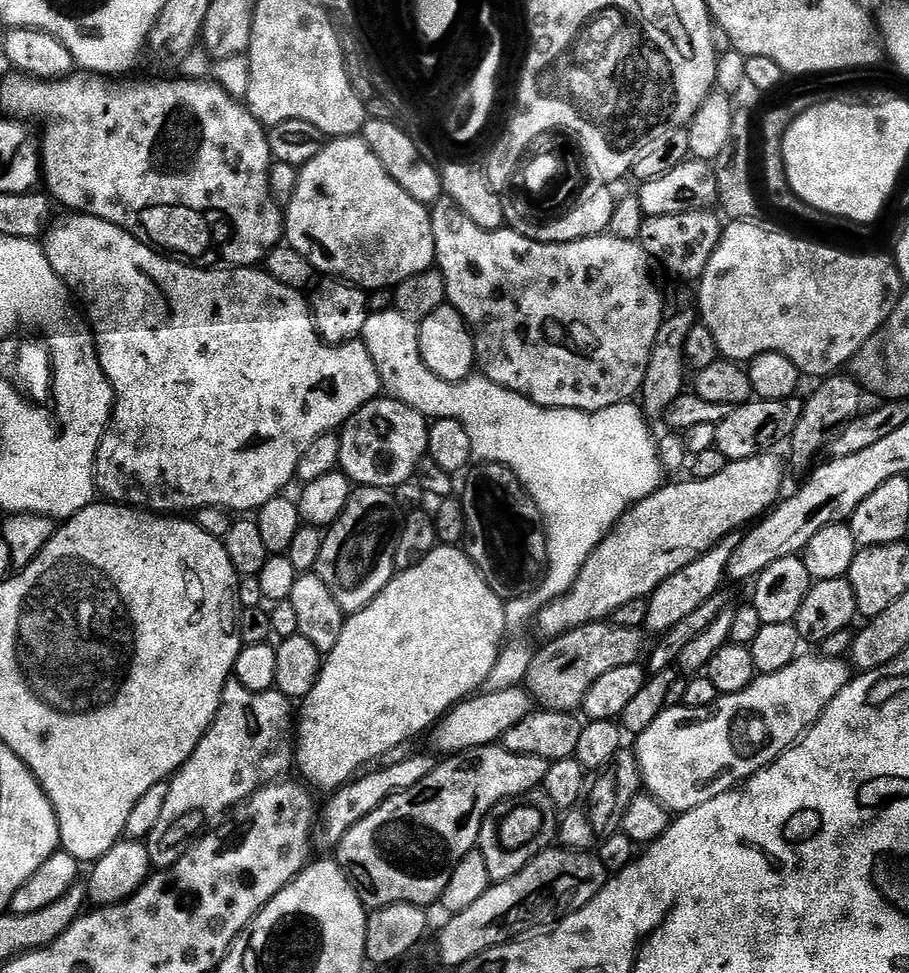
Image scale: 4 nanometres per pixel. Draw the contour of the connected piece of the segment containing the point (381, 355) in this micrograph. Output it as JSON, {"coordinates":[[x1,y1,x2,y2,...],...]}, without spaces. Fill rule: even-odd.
{"coordinates":[[395,310,371,313,364,327,362,339,366,350,370,350,370,358,374,358,374,366,378,370,381,389,383,389,391,399,401,400,406,406,418,410,432,422,438,420,460,420,462,426,466,426,466,434,470,434,470,446,472,447,473,457,475,457,477,461,485,464,500,464,503,468,509,468,509,470,520,479,522,486,528,491,533,502,536,503,536,508,540,512,540,518,544,525,544,534,548,538,548,567,544,574,544,581,540,583,529,596,507,601,506,611,509,621,516,622,516,620,528,619,528,621,531,621,533,617,539,613,540,609,546,607,551,600,557,600,558,597,566,595,574,586,574,582,578,578,582,566,590,558,590,554,612,533,612,529,615,528,617,522,623,518,624,513,627,512,633,504,642,502,650,494,657,492,662,486,662,479,660,480,660,476,662,477,662,469,660,466,660,455,656,449,657,441,654,439,654,436,652,440,652,432,648,429,649,421,646,419,639,403,625,402,623,404,615,404,614,406,606,406,606,410,598,410,597,412,583,412,582,410,570,410,569,408,540,408,533,400,528,399,527,396,520,396,517,392,511,392,502,386,492,384,482,374,473,374,469,376,467,380,463,380,457,384,451,384,442,378,438,378,438,374,431,372,422,362,422,358,420,357,419,323,404,317,402,314,398,314]]}

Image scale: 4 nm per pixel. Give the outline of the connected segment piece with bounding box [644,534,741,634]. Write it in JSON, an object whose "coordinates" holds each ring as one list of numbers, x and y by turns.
{"coordinates":[[739,535,727,536,722,542,718,542,716,547,711,548,705,556,690,562,690,566,678,570,678,574,666,578,666,582,659,584,651,596,647,597,648,613,644,628,649,633,652,631,658,632,657,634,665,634,672,627,678,625,682,618,689,617,694,610,706,603,713,595,719,593,722,588,720,583,725,583,728,564,735,556,736,551,740,549,740,542,741,537]]}

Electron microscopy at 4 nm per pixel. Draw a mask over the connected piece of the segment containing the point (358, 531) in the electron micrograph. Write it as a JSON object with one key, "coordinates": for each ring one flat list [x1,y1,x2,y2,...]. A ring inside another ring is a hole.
{"coordinates":[[356,486,350,494,350,502,346,502,346,510,342,510,342,514,335,520,332,527,324,532,322,554,318,554,314,572,322,578,322,582,326,582,326,586,330,588,330,594,334,594,338,606,346,614,361,612,392,581,396,572,394,562,398,535,398,516,396,520,396,515,398,515,396,497,389,489]]}

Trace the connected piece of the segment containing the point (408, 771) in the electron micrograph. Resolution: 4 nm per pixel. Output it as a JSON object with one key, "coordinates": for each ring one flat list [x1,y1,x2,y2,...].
{"coordinates":[[410,754,405,760,398,762,398,766,377,767,376,772,370,773,369,776,361,775,345,784,344,787,335,789,329,795,332,797,329,798,328,805,325,808,323,805,322,808,322,828,324,824,325,838,332,843,332,846,339,845,340,839,355,824,362,822,362,818,366,818,374,810,378,810,378,806,382,806,382,802,389,800,395,792,405,792,418,786,418,782,422,782,422,778,426,778,436,769,437,763,437,757]]}

